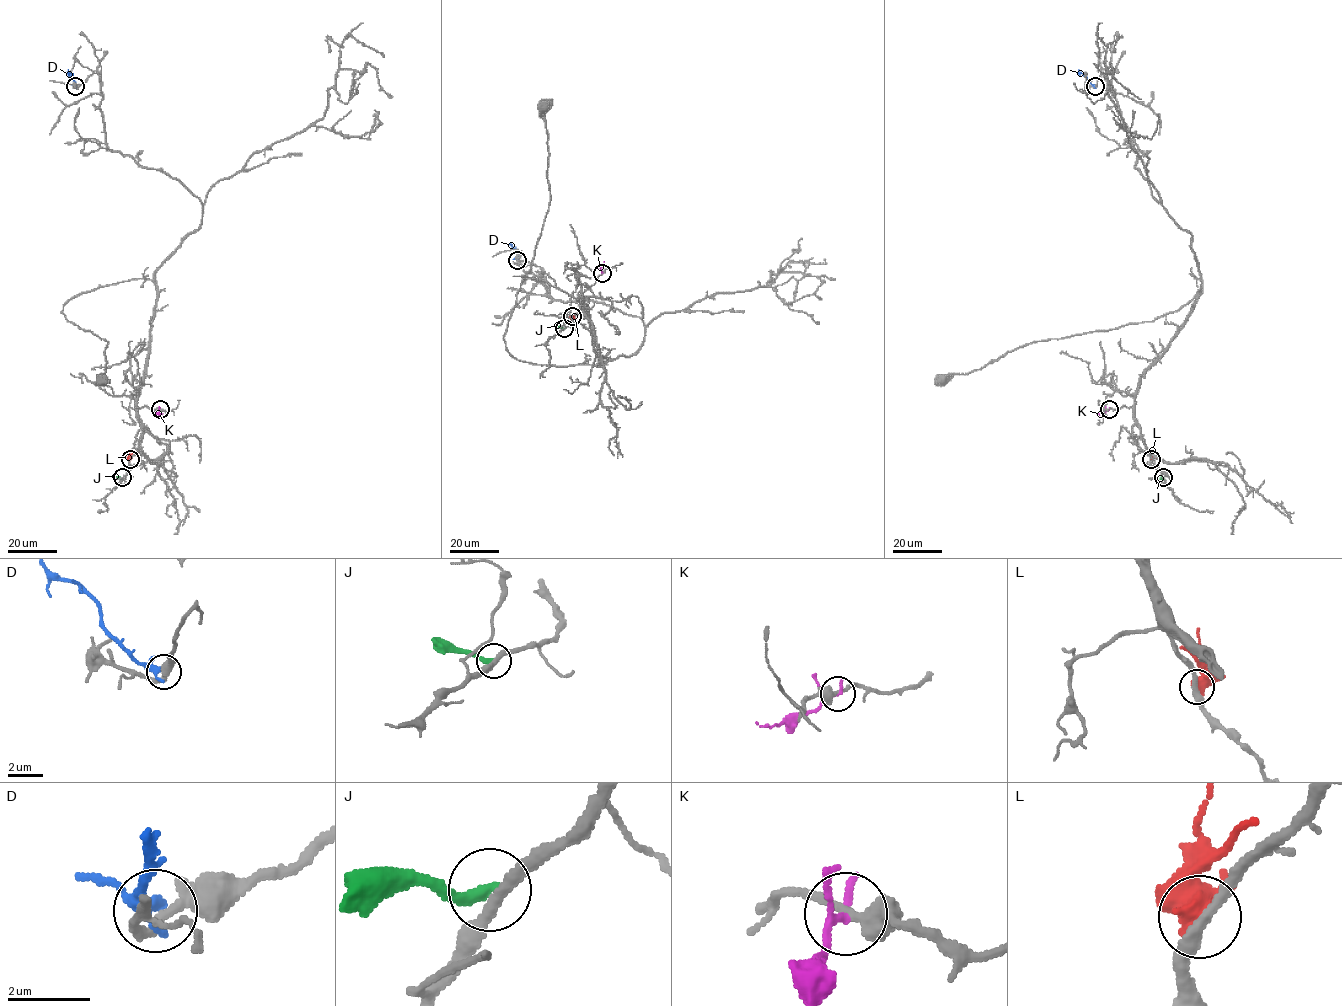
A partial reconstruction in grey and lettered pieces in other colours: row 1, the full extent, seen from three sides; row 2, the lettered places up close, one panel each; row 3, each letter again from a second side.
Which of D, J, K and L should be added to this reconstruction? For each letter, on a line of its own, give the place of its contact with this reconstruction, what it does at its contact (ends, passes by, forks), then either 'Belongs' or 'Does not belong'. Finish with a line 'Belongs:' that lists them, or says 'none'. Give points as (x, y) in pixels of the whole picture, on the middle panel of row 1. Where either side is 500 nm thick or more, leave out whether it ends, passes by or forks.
D: Touches grey at (517, 260). It forks there. Does not belong
J: Touches grey at (564, 328). It ends there. Does not belong
K: Touches grey at (602, 273). It passes by. Does not belong
L: Touches grey at (572, 316). It passes by. Does not belong
Belongs: none

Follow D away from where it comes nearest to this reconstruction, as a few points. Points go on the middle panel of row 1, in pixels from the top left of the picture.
D: (517, 260), (511, 243)

